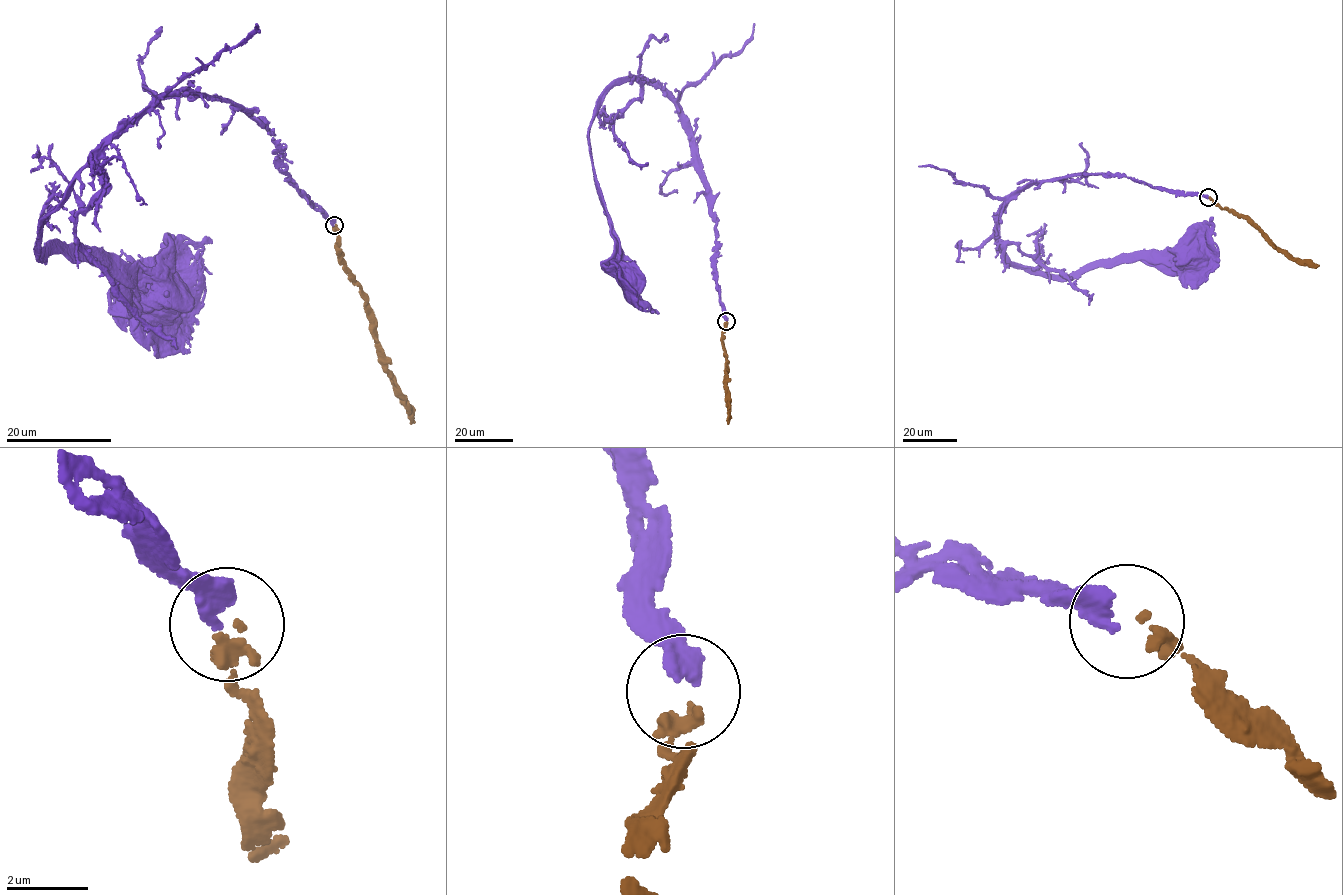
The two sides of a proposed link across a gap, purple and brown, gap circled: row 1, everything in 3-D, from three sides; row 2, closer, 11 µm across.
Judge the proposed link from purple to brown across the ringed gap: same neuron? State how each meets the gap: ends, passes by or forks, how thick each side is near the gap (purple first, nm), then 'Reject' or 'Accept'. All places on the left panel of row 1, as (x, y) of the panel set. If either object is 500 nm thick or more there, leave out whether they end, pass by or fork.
At the ring purple ends. At the ring brown passes by. Thickness 340 nm (purple) against 130 nm. Accept

